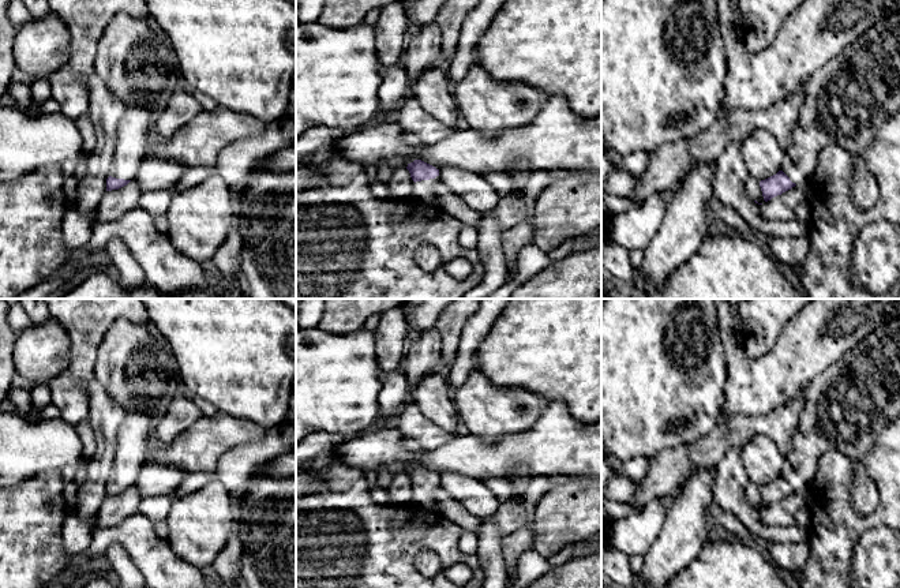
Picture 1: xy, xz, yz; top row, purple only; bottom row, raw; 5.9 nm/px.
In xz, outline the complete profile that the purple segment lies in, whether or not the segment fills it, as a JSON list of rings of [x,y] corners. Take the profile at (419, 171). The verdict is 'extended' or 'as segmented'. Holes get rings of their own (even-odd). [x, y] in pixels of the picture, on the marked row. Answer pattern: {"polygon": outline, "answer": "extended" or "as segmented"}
{"polygon": [[[421,160],[408,164],[406,169],[415,181],[412,199],[425,205],[440,206],[440,201],[434,194],[435,187],[440,183],[439,169]]], "answer": "extended"}

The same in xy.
{"polygon": [[[128,102],[117,126],[117,142],[106,179],[106,191],[119,190],[135,180],[150,146],[147,136],[155,119],[157,115],[146,105]]], "answer": "extended"}

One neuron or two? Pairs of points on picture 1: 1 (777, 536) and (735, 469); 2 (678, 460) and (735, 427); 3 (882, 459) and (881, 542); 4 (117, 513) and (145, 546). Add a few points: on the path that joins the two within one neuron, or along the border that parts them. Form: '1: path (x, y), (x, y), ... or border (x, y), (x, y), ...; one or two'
1: path (758, 525), (735, 502), (735, 489); one
2: path (692, 457), (704, 453), (722, 438); one
3: border (885, 525), (869, 528), (854, 545); two
4: border (135, 510), (116, 524), (94, 530); two

